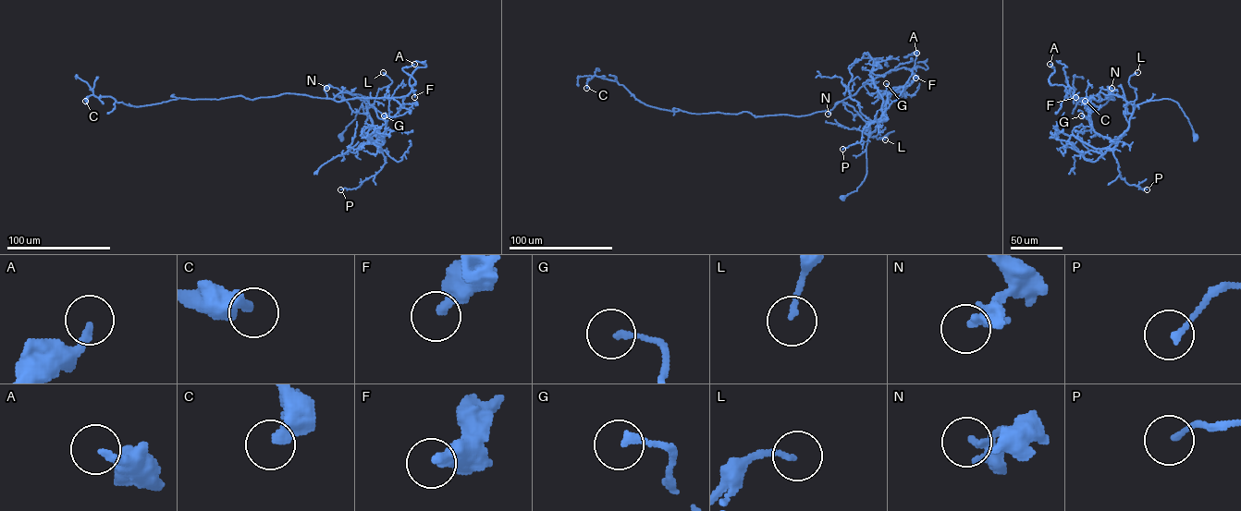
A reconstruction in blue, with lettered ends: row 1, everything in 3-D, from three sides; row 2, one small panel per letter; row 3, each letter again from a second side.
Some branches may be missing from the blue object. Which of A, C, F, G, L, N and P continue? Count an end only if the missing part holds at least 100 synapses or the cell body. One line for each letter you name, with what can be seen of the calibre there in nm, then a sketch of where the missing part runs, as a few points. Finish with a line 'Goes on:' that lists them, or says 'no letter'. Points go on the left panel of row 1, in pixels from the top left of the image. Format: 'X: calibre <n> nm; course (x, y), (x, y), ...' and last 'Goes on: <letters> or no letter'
Goes on: no letter

